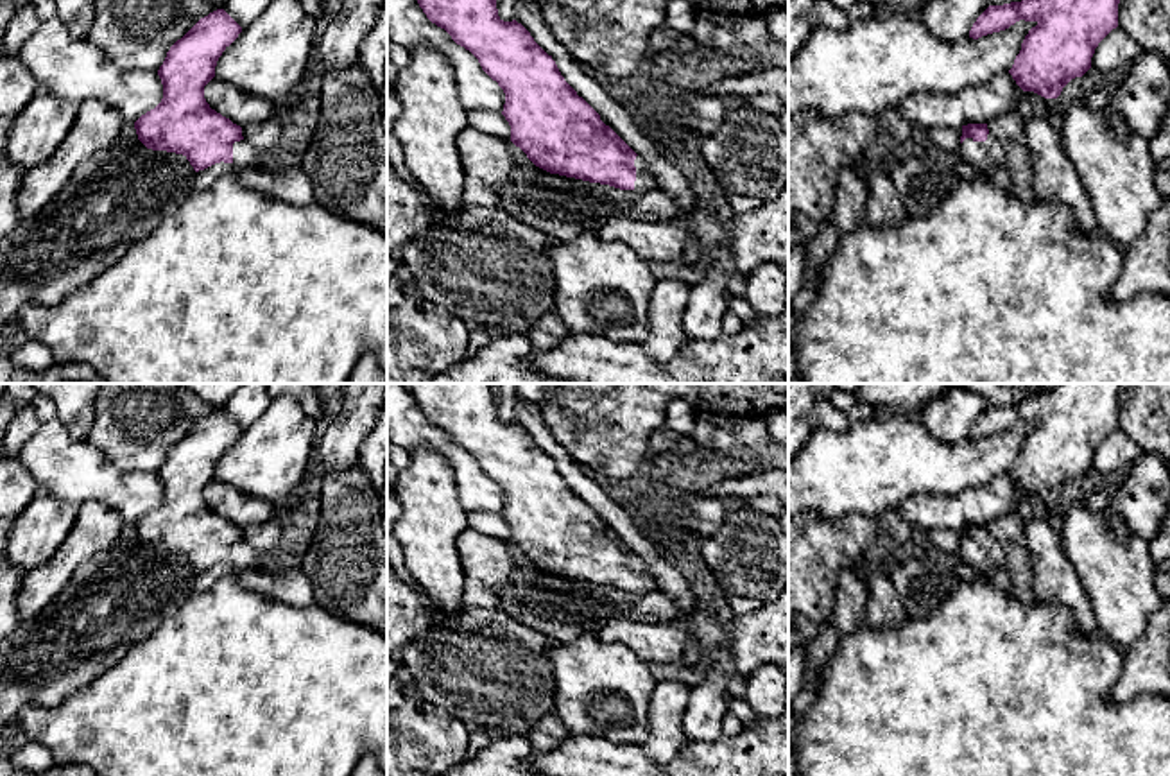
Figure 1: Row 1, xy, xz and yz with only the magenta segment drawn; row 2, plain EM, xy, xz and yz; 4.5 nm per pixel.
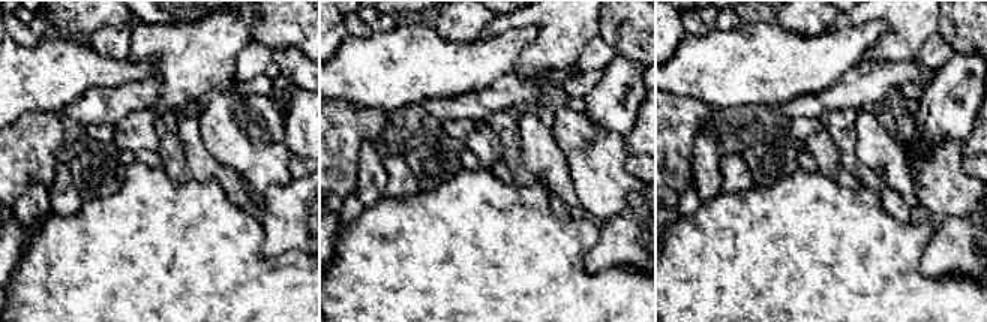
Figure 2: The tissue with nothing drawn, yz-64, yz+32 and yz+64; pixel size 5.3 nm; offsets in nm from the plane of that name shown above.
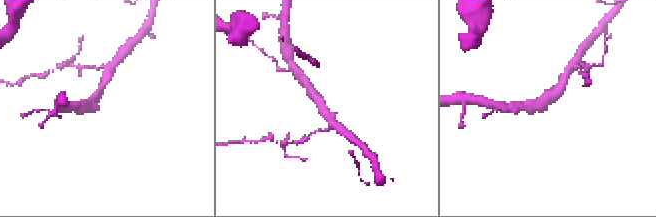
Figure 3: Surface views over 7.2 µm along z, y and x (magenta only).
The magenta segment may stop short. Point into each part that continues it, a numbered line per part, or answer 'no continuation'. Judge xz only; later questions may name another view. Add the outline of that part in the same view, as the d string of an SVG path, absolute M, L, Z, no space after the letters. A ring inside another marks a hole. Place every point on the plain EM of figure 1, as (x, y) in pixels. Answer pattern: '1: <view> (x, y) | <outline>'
1: xz (644, 579) | M636 557L634 568L636 568L634 591L652 590L654 588L654 579L652 579L649 568L645 566L643 559Z

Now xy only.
1: xy (244, 558) | M245 541L233 545L233 570L253 570L260 568L258 552Z

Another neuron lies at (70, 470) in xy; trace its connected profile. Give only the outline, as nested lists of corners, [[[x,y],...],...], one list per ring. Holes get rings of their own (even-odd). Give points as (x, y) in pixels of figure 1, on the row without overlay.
[[[57,416],[39,425],[16,459],[39,489],[77,505],[108,505],[125,525],[134,525],[163,500],[158,473],[118,470],[88,439],[75,441]]]

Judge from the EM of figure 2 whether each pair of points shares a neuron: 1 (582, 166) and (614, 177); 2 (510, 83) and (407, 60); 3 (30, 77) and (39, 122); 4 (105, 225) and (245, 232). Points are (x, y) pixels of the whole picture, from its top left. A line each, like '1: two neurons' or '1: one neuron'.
1: one neuron
2: two neurons
3: two neurons
4: one neuron

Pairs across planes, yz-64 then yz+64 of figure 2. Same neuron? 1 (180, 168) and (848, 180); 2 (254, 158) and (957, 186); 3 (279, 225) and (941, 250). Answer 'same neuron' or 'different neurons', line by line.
1: different neurons
2: same neuron
3: same neuron

